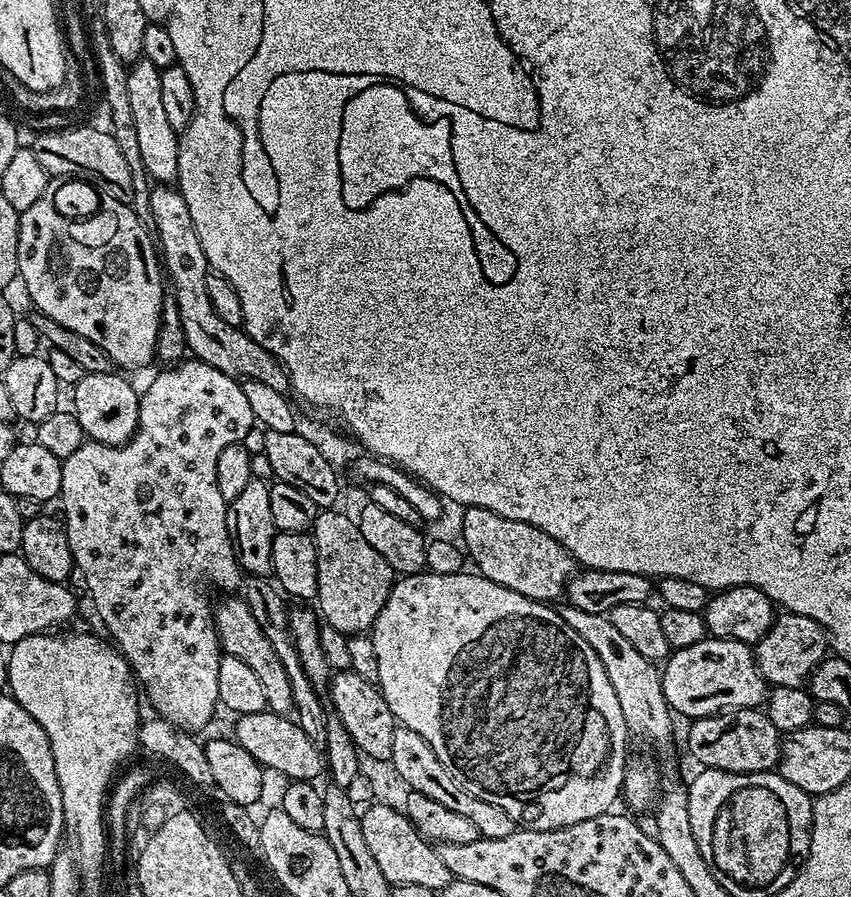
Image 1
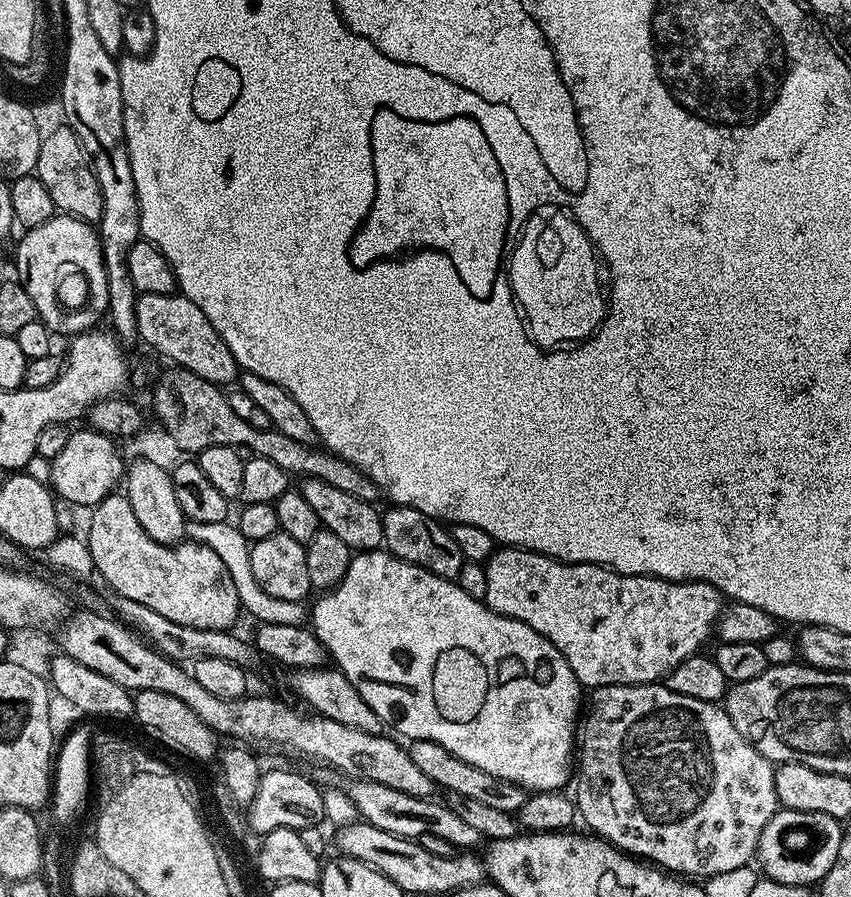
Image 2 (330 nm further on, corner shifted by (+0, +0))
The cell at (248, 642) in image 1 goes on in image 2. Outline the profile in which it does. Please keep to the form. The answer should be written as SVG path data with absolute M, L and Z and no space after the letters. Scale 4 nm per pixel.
M113 494L91 509L92 521L88 524L86 539L88 549L94 558L94 566L100 571L106 582L126 598L140 602L151 610L162 614L171 622L182 626L197 627L199 630L222 631L231 629L239 616L242 616L240 599L234 590L234 582L230 582L230 574L226 574L226 566L210 550L210 546L198 544L194 540L185 539L179 544L159 544L138 526L138 518L134 518L134 510L130 506L127 495Z

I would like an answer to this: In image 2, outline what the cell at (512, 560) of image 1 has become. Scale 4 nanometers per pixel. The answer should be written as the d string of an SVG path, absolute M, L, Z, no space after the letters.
M511 546L497 547L492 557L484 564L486 570L486 598L491 612L497 612L500 616L509 616L518 622L526 622L530 630L538 630L542 638L546 638L566 658L570 670L574 670L576 680L585 689L605 688L611 684L655 684L663 681L688 656L697 655L700 648L708 639L713 639L716 631L716 621L720 613L725 611L726 600L721 592L713 586L701 580L681 582L678 580L660 580L656 576L624 576L621 572L613 572L611 568L603 568L601 564L565 564L563 560L555 560L549 556L543 556L537 552L527 552L525 548L513 548Z

